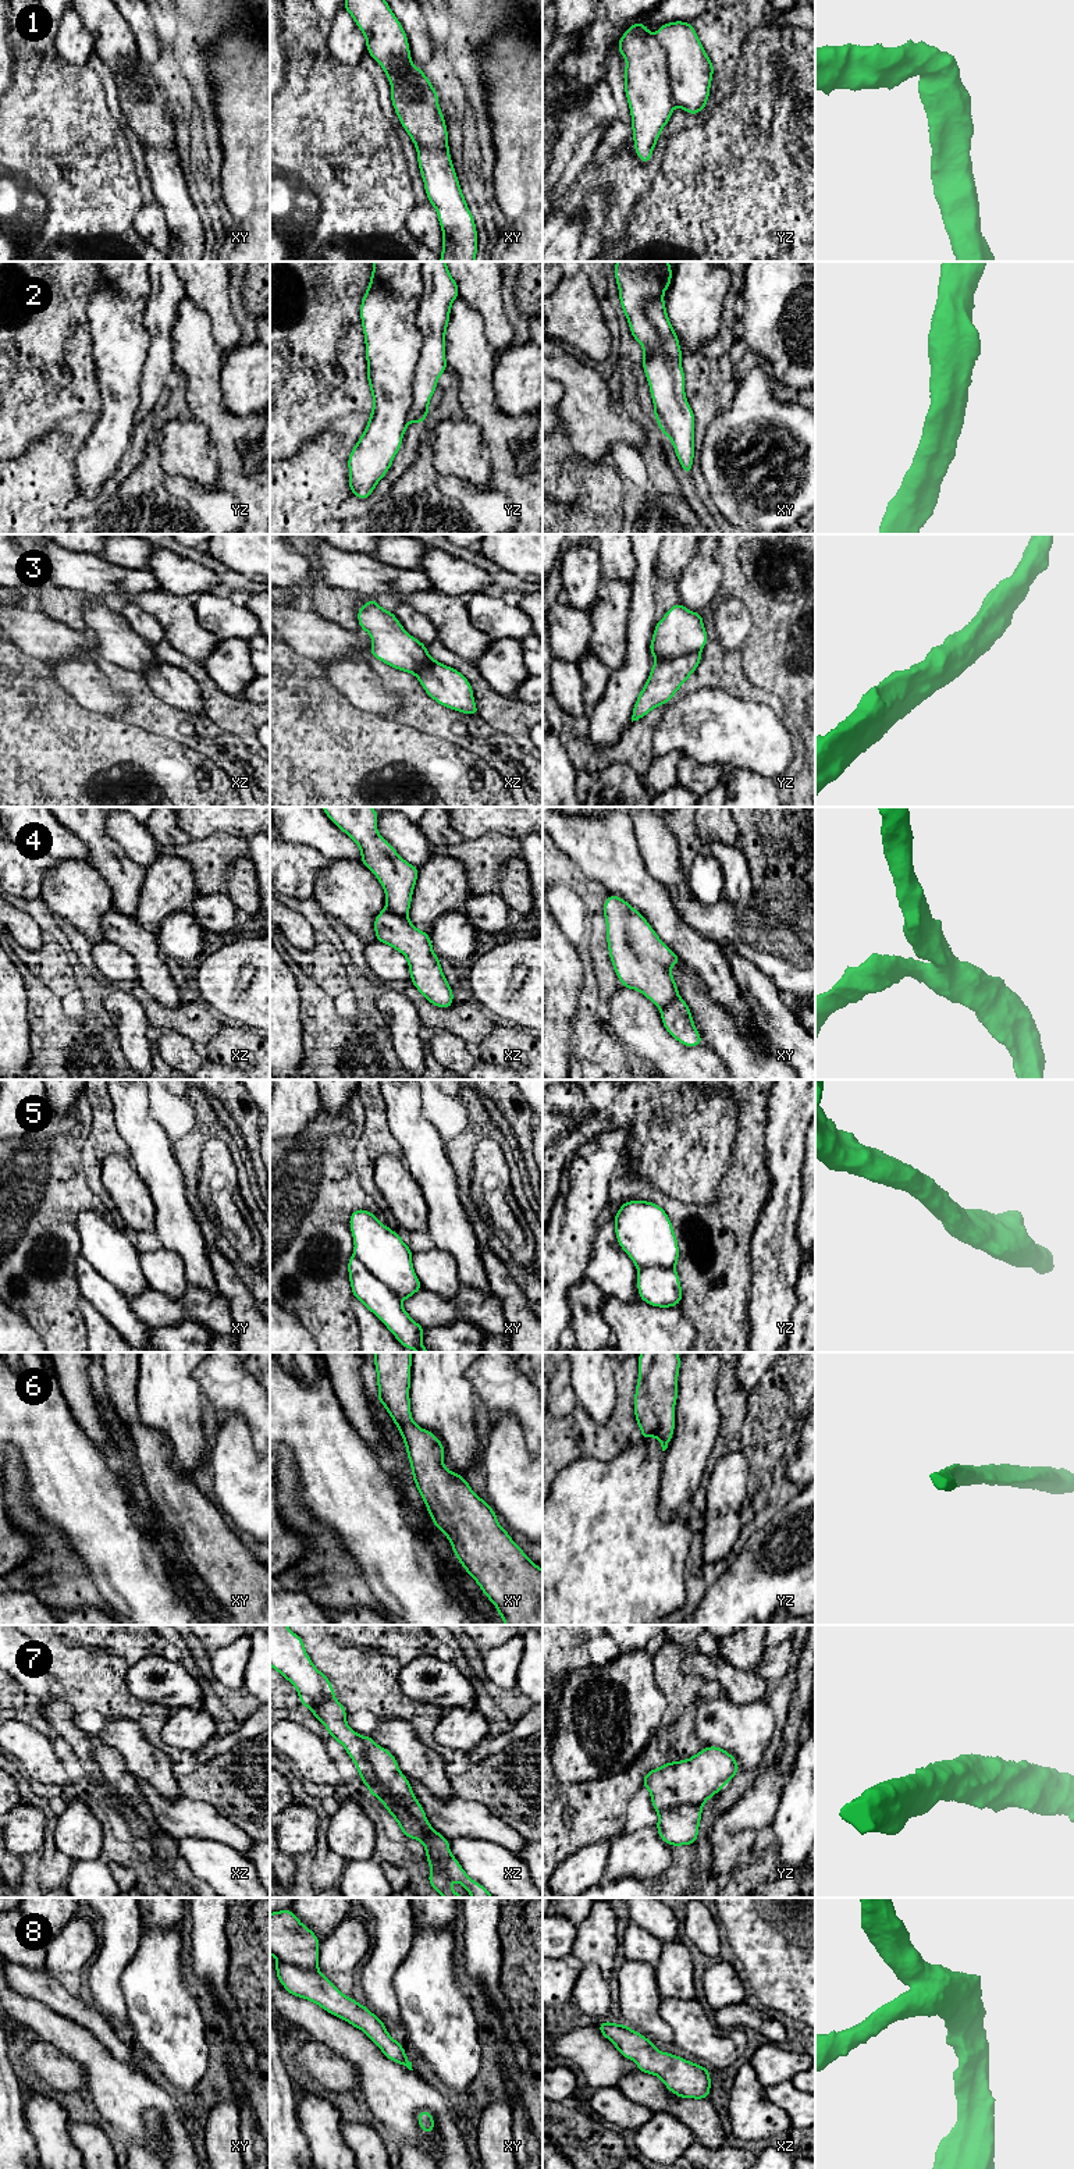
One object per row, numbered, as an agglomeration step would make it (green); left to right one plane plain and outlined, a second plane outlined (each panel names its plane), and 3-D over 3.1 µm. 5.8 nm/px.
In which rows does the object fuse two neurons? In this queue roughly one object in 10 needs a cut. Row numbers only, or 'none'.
none

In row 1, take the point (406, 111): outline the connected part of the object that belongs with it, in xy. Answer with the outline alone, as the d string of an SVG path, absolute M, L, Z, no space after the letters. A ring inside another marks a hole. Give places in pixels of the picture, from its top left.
M345 0L344 8L352 15L355 24L364 35L367 53L383 67L391 83L391 102L398 120L417 150L417 163L427 200L437 210L442 230L442 255L440 262L474 262L477 255L477 230L449 156L448 131L438 106L437 90L431 86L423 70L413 65L405 29L394 15L387 0Z

